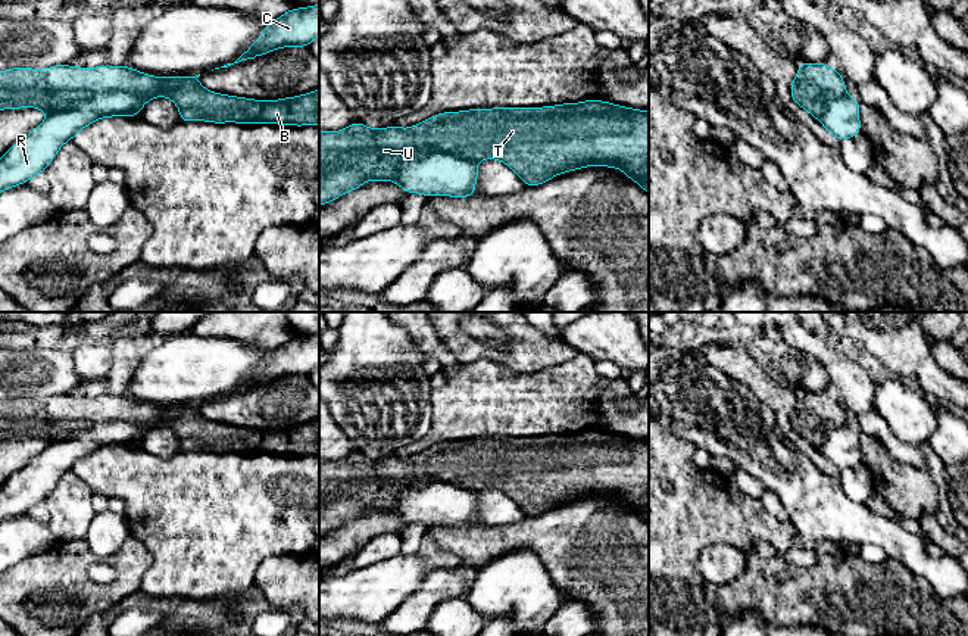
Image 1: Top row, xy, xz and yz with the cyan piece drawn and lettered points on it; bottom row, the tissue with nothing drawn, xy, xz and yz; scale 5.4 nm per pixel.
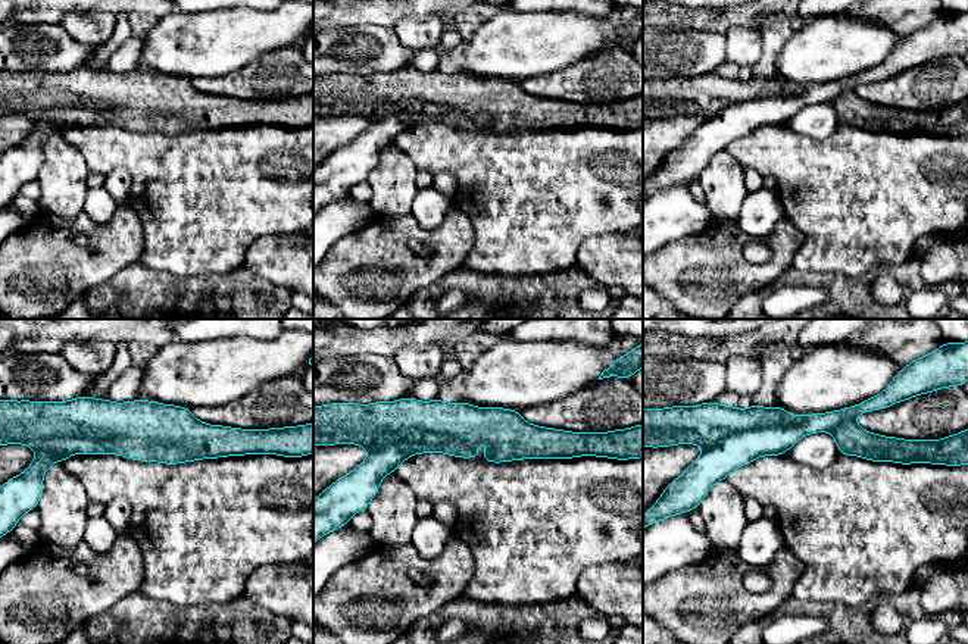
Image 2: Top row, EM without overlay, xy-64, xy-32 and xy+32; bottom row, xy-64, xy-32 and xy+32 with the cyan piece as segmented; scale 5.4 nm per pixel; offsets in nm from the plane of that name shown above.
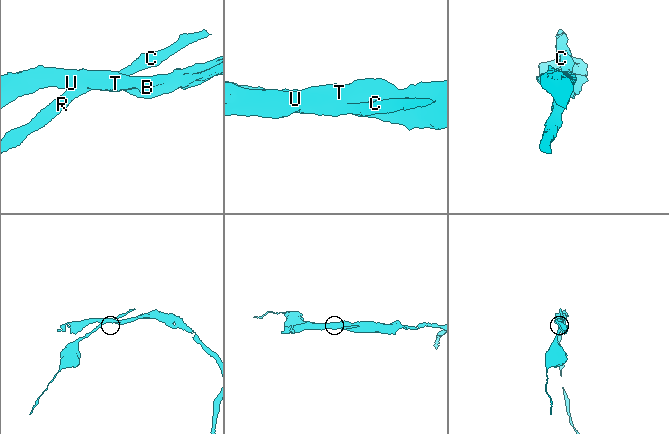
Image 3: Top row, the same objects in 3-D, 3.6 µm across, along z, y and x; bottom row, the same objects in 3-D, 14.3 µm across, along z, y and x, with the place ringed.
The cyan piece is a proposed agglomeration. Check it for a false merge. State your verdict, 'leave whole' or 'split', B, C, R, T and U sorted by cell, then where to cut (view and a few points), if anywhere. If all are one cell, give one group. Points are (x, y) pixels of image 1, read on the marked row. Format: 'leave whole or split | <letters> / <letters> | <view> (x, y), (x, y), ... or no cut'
split | B T U / C R | xy (149, 97), (125, 92), (102, 92), (49, 114)

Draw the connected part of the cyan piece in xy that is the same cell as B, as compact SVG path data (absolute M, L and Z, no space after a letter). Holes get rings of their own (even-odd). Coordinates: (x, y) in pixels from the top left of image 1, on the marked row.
M127 65L0 71L0 110L34 107L50 113L112 91L146 96L149 100L168 97L179 109L179 122L319 125L319 88L280 100L255 100L210 91L196 77L152 77ZM172 80L177 87L157 96L156 88Z

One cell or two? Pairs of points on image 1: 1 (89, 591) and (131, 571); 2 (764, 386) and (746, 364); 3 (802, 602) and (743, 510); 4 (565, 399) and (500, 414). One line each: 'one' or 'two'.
1: one
2: one
3: one
4: one

